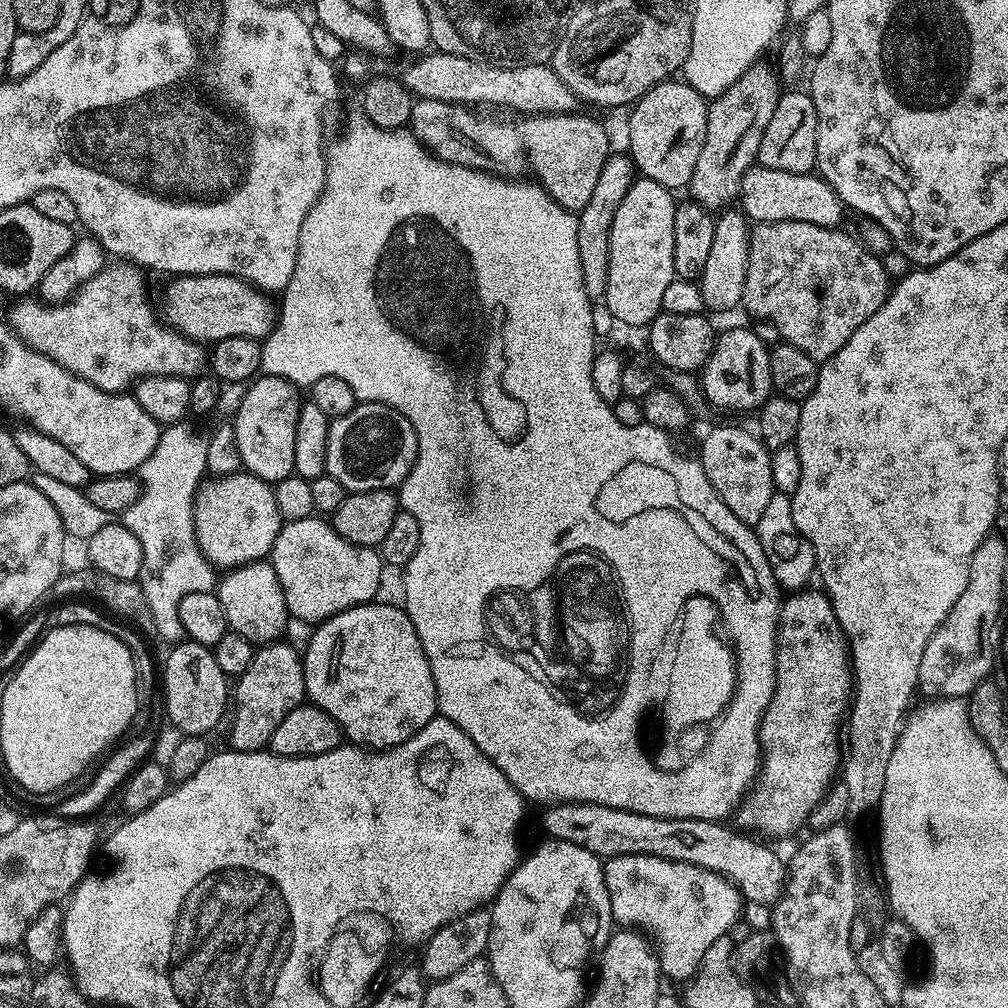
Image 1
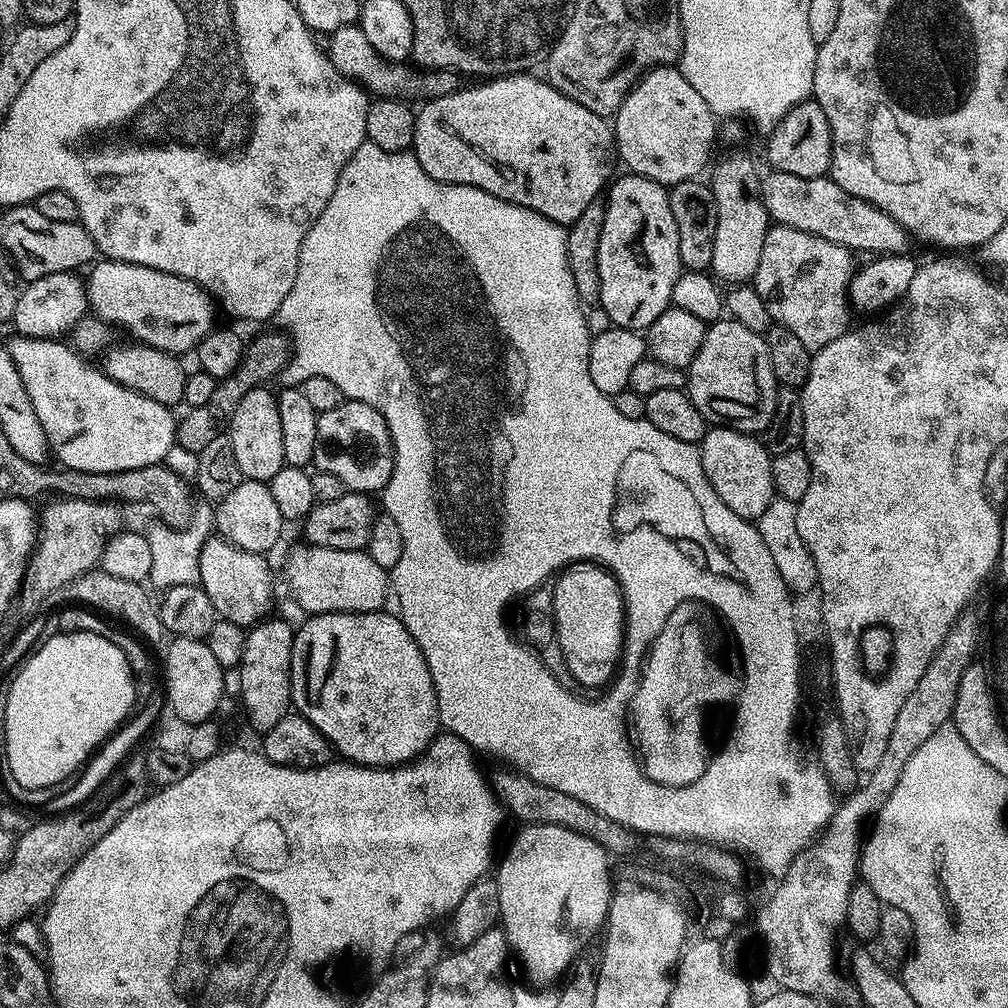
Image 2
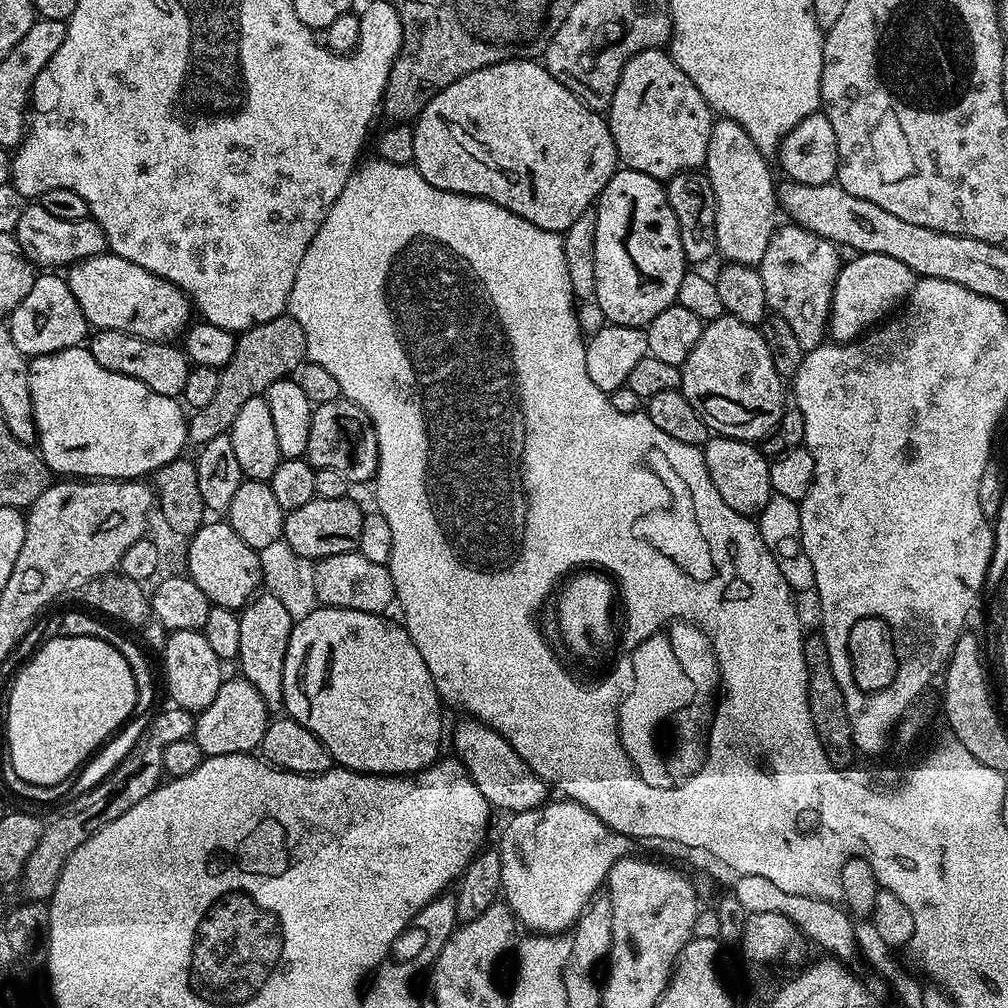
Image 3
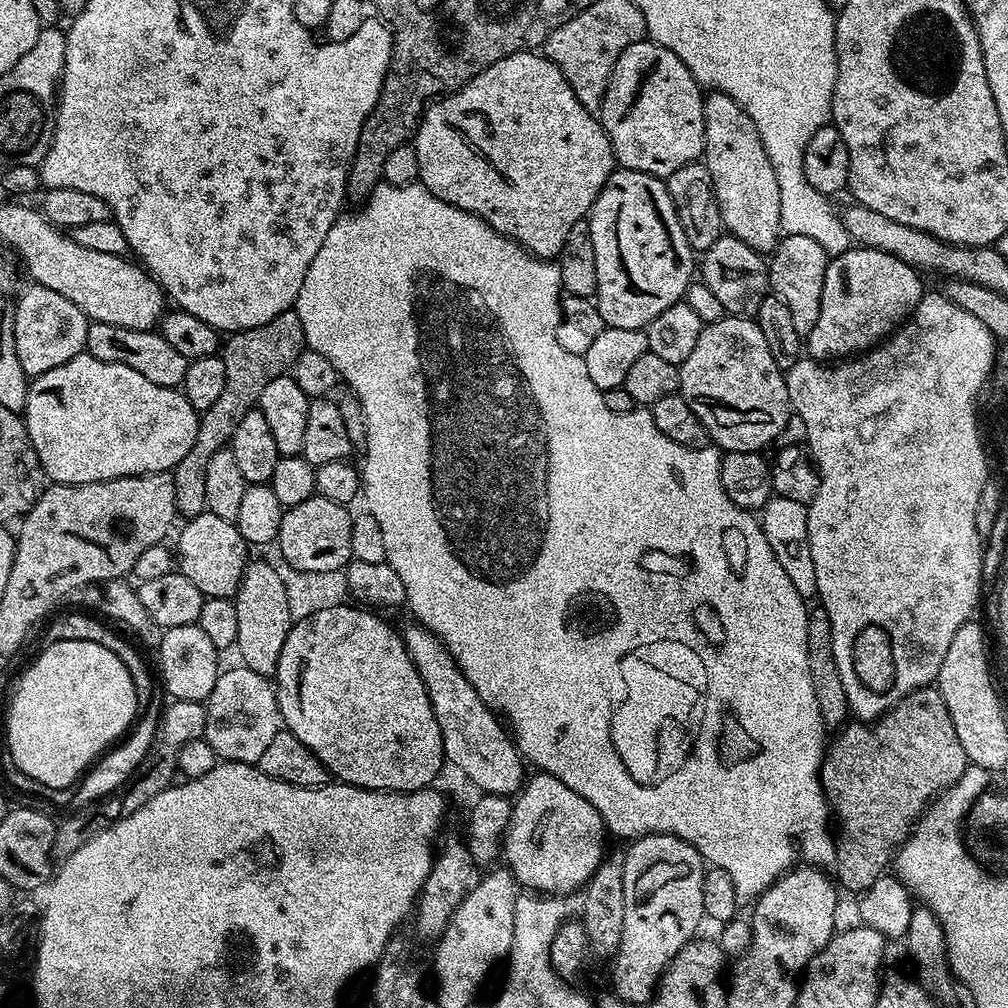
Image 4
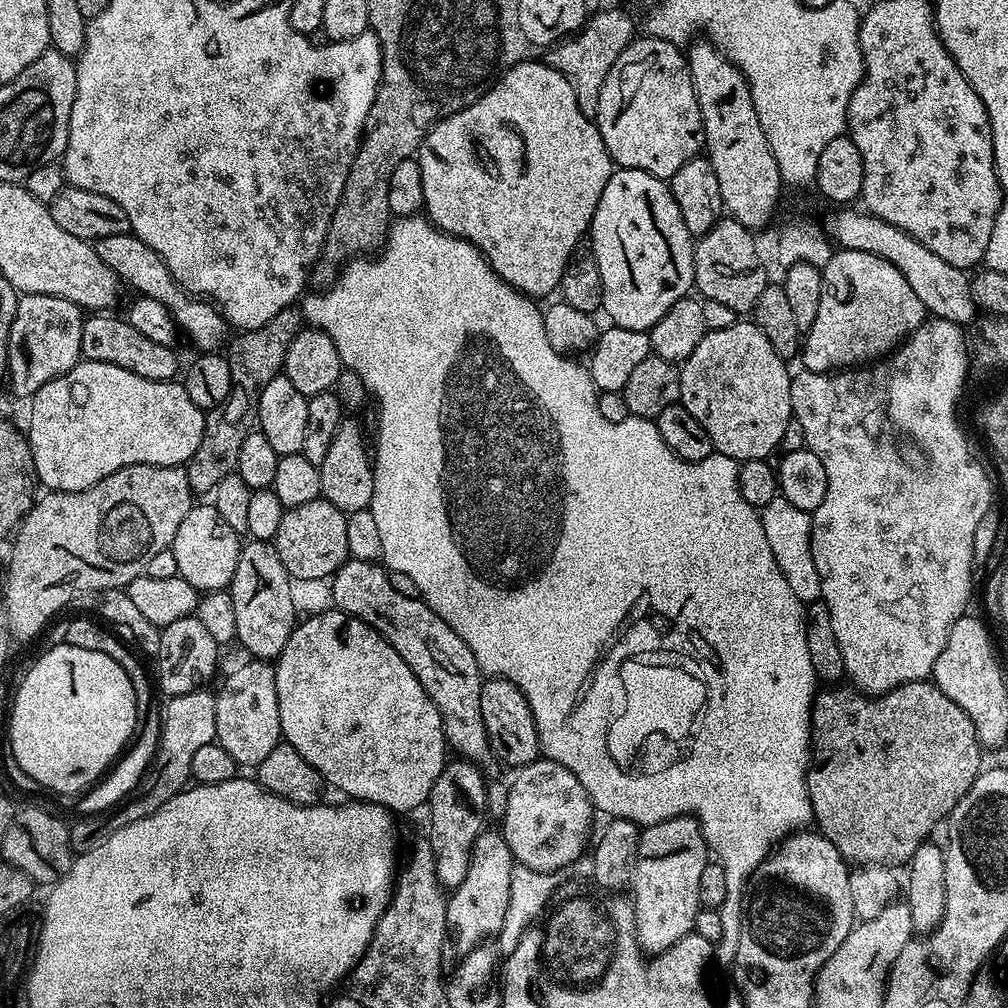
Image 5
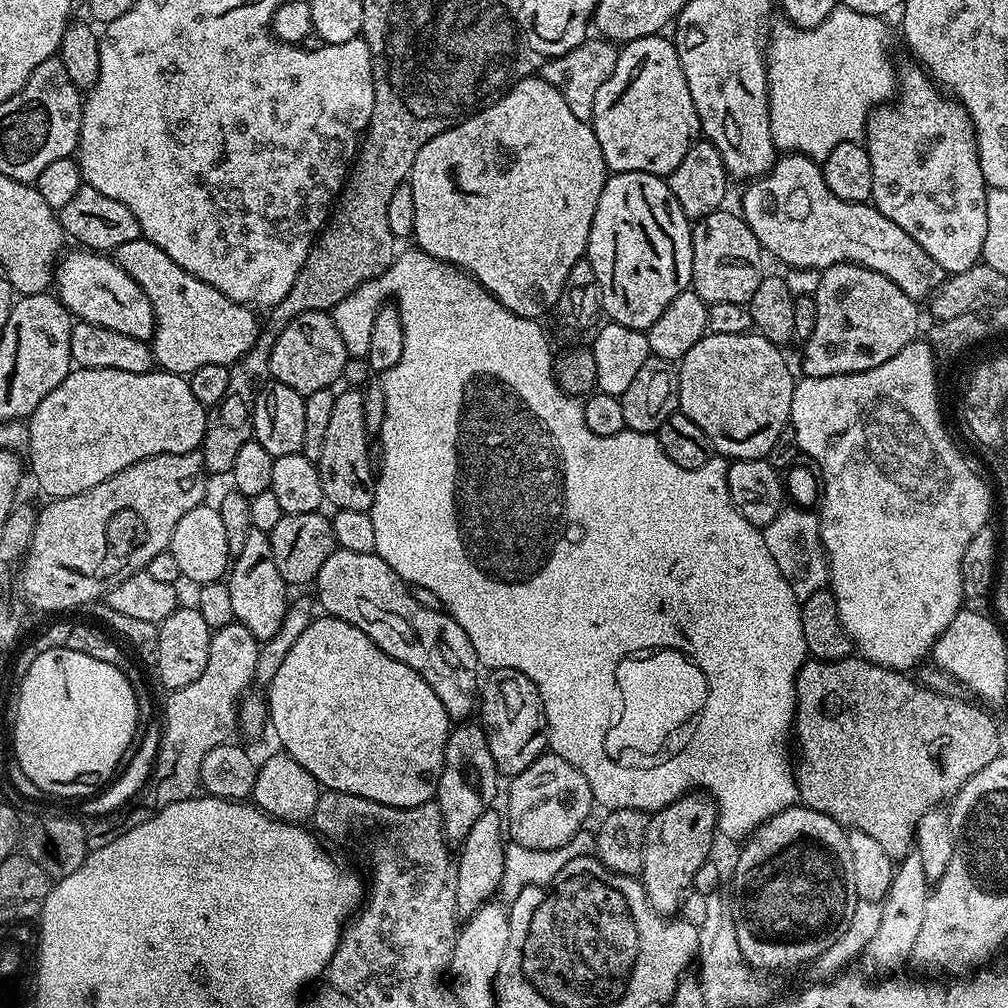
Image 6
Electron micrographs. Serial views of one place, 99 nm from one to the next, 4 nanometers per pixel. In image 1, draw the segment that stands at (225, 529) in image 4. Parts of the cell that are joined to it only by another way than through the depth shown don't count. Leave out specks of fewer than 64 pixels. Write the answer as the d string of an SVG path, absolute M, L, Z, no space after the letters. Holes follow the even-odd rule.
M271 563L242 564L238 568L225 571L219 577L215 593L222 602L229 629L242 634L242 638L250 643L257 646L270 644L285 635L289 620L288 607L282 594L282 586L278 582L278 574L272 569Z

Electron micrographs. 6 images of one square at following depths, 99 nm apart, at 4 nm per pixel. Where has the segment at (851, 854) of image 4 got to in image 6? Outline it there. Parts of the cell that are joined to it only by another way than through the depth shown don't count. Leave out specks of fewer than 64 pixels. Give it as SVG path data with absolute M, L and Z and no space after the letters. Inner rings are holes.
M851 654L843 660L822 661L809 658L798 670L796 675L796 719L794 721L794 740L800 743L800 761L797 759L794 764L796 774L796 791L798 800L803 807L813 808L822 814L834 817L845 829L855 830L862 834L870 834L886 854L894 858L903 858L913 851L916 838L916 827L922 818L922 814L939 809L940 804L951 801L956 793L962 790L962 786L978 770L990 766L1002 755L1000 748L1000 732L996 729L996 724L983 712L985 709L979 703L971 702L967 704L964 700L958 700L953 694L943 694L935 692L932 688L925 688L923 684L912 680L911 675L895 668L883 668L880 664L871 664L869 660L861 658L859 655Z

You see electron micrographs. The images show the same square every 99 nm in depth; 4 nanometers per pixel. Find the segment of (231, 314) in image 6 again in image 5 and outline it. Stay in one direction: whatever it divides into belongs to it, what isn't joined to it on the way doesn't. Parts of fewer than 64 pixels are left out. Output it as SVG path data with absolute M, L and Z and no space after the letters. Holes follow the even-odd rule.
M131 231L126 234L110 234L108 238L95 241L94 247L98 258L102 258L102 262L106 262L106 266L110 266L110 270L114 270L114 274L120 277L127 287L129 284L134 290L133 293L154 298L154 302L162 302L162 306L170 310L177 329L183 335L184 332L188 335L188 340L194 347L200 348L196 350L201 353L211 352L219 349L220 343L225 343L230 328L220 309L207 299L185 292L170 274L166 262L162 262L162 258L158 258L158 254L154 254L154 250L150 250L150 246L142 242L142 238L133 236Z

